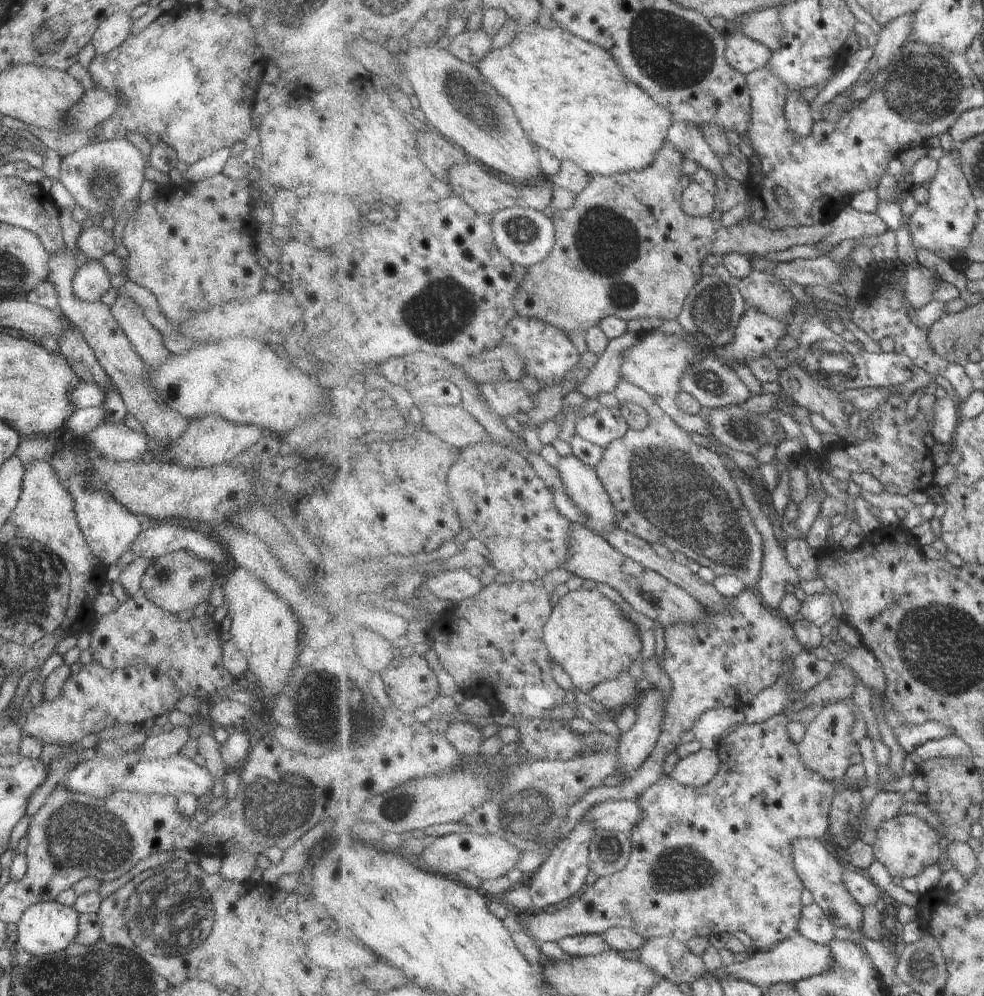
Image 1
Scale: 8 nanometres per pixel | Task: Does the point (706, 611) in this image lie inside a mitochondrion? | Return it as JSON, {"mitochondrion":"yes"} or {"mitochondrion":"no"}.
{"mitochondrion":"no"}

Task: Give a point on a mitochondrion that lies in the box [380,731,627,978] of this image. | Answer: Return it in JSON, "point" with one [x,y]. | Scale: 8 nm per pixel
{"point":[530,811]}

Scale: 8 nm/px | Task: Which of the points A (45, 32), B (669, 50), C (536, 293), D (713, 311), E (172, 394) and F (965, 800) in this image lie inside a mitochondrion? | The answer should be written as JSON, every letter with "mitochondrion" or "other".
{"A":"mitochondrion","B":"mitochondrion","C":"other","D":"mitochondrion","E":"mitochondrion","F":"other"}

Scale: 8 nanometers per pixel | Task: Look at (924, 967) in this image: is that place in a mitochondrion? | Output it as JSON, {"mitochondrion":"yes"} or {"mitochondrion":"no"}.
{"mitochondrion":"yes"}

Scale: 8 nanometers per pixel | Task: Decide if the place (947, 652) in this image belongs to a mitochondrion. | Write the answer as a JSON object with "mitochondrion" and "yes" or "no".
{"mitochondrion":"yes"}

